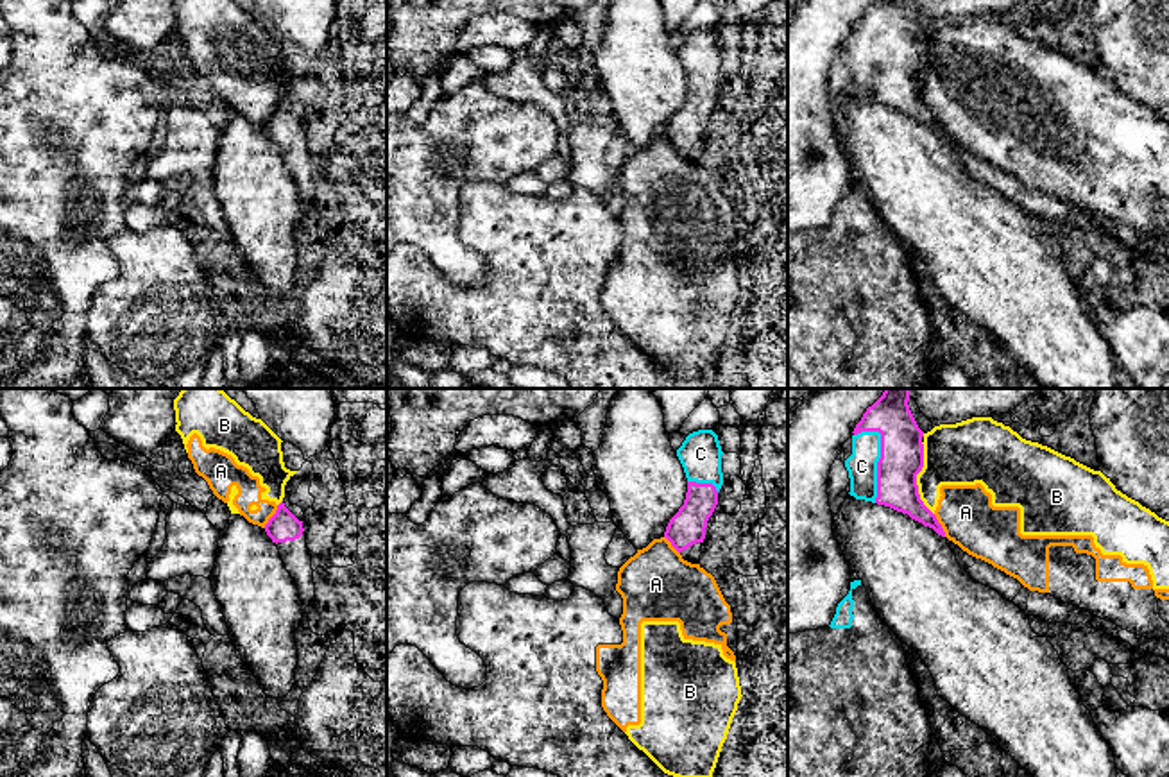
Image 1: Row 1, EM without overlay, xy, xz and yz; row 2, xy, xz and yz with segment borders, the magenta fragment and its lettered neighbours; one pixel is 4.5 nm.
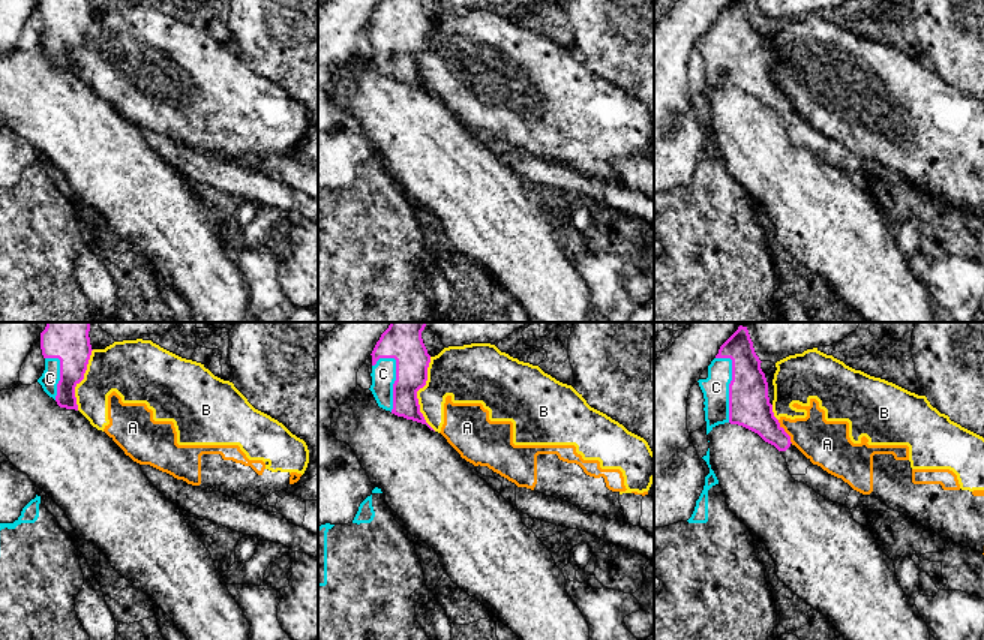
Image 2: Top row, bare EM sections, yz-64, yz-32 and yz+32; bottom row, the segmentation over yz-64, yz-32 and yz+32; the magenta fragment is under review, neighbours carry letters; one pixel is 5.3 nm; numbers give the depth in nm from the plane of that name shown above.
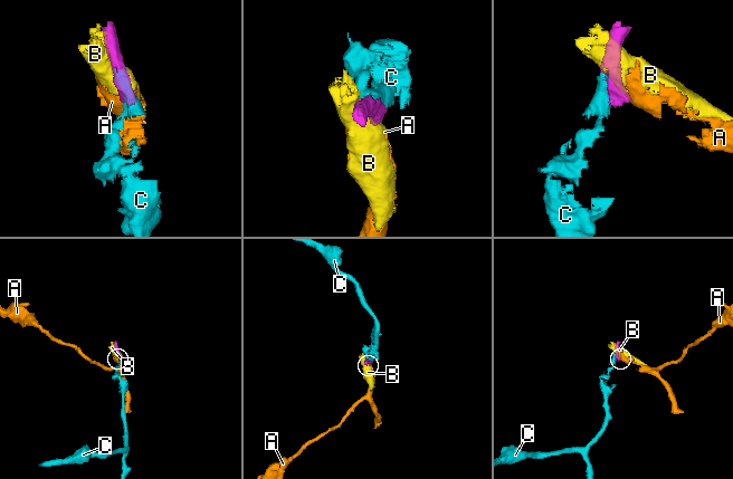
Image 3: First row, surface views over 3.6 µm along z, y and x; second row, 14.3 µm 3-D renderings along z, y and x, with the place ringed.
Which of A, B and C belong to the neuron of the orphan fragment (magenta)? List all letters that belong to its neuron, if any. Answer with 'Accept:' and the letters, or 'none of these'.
Accept: C

